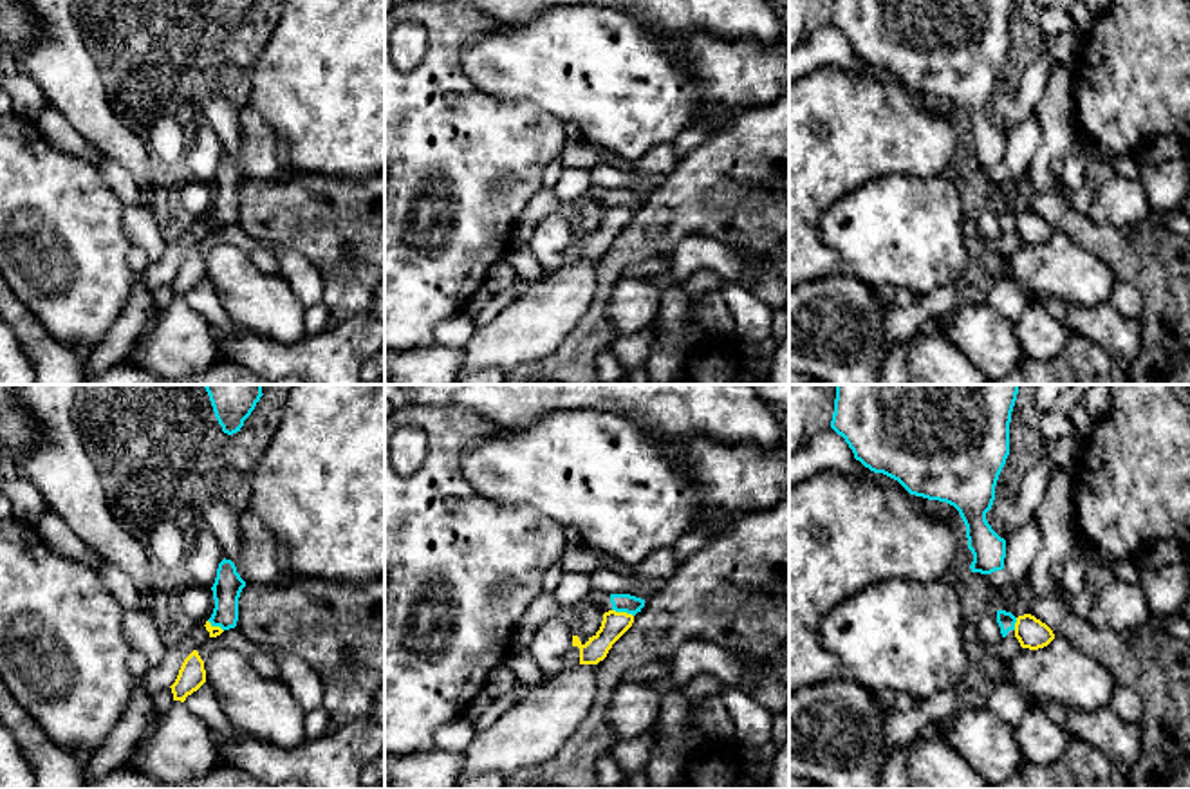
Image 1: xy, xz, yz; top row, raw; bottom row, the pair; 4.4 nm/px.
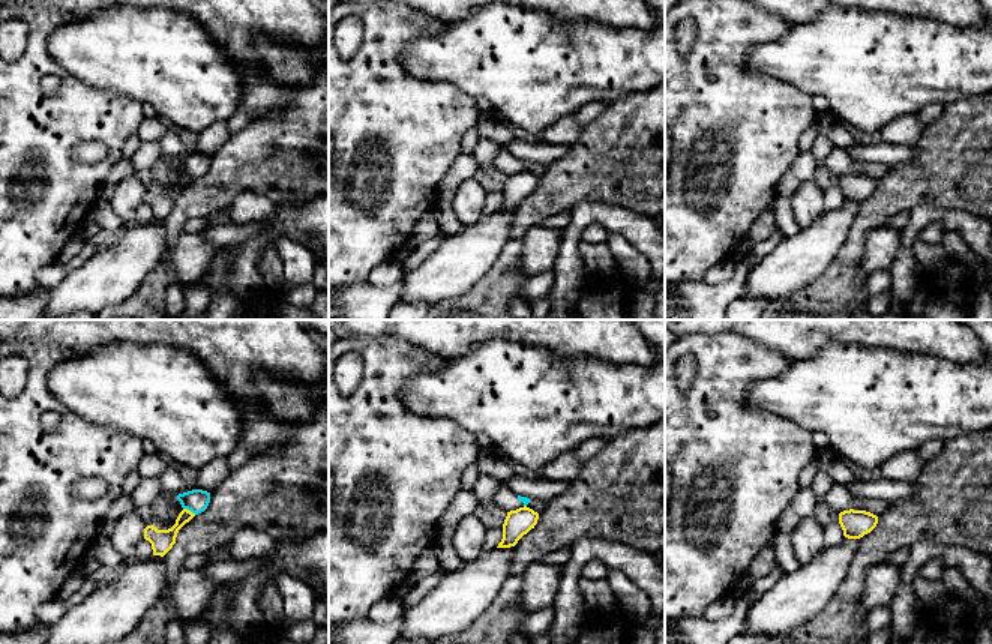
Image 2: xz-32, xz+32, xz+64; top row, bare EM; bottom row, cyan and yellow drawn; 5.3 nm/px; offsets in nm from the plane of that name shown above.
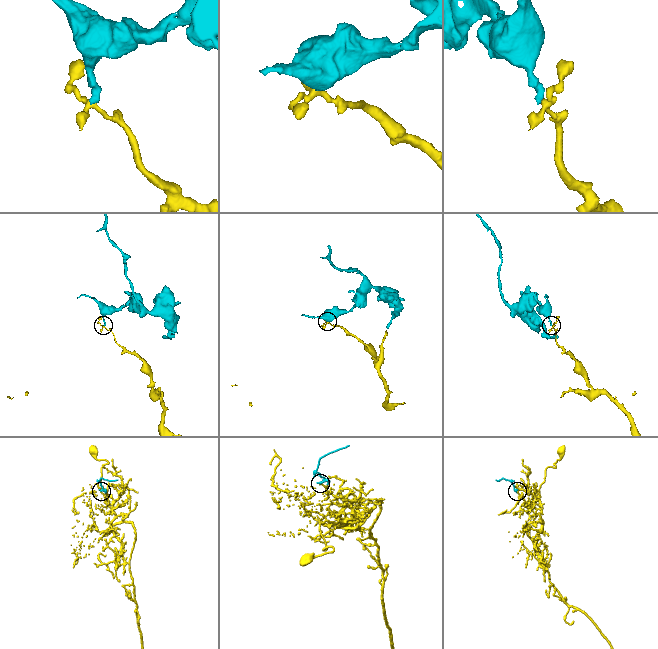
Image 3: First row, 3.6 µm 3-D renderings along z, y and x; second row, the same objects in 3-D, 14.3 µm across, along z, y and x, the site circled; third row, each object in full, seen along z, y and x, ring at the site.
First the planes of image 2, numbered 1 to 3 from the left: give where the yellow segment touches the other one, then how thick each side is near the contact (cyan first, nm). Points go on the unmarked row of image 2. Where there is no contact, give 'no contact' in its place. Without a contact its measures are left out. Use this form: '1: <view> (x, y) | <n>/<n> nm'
1: xz-32 (189, 173) | 130/120 nm
2: no contact
3: no contact

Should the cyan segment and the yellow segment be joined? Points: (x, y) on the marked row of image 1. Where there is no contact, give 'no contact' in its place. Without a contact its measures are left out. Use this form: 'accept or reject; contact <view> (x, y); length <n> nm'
reject; contact xz (623, 611); length 100 nm

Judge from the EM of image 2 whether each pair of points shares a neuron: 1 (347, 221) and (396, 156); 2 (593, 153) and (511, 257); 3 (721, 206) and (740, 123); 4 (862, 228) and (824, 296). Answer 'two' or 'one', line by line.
1: one
2: one
3: one
4: one

